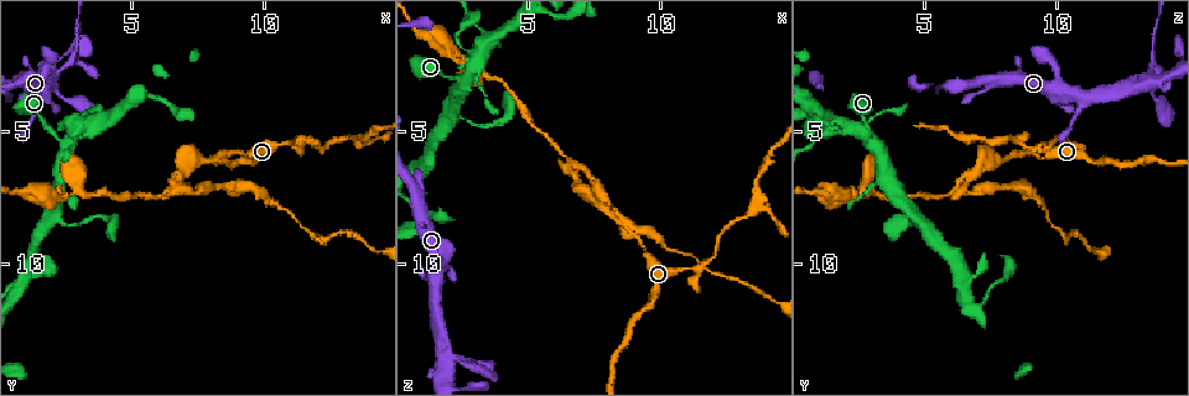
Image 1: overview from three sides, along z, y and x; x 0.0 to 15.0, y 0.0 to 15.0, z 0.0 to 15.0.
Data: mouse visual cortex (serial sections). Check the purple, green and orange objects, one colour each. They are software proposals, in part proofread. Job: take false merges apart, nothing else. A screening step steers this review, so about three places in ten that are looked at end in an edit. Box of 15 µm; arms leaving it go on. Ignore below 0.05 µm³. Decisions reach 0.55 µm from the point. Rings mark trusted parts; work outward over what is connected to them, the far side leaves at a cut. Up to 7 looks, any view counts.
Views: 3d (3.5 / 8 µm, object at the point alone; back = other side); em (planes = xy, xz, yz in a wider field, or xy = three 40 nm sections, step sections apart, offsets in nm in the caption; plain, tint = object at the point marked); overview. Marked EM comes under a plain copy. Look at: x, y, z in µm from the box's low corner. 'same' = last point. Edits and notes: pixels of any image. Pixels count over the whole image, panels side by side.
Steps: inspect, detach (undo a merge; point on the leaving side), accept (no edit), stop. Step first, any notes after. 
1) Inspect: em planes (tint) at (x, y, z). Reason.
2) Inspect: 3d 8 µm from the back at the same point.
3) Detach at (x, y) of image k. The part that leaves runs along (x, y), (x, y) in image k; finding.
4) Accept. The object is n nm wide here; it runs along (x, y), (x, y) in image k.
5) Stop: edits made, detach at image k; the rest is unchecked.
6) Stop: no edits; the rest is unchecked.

Inspect: 3d 8 µm at (11.2, 5.4, 10.2). Sharp bend.

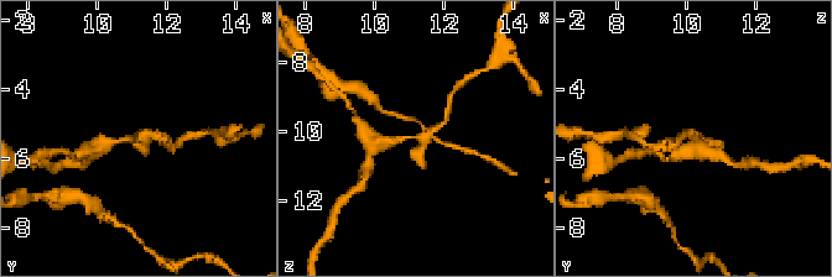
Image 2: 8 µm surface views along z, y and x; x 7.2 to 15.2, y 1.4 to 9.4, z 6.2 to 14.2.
Inspect: em xy step 5 (tint) at (11.3, 5.3, 10.2). Now the EM.

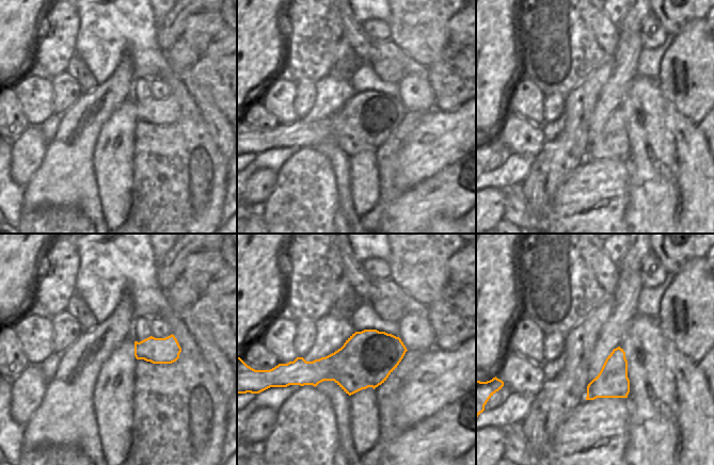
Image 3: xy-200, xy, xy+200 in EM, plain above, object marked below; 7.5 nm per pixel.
Accept. The object is 420 nm wide here; it runs along (381, 140), (422, 137), (445, 121) in image 2; all the same cell.

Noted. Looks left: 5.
Inspect: 3d 3.5 µm at (6.8, 6.5, 6.8). Four-way junction.

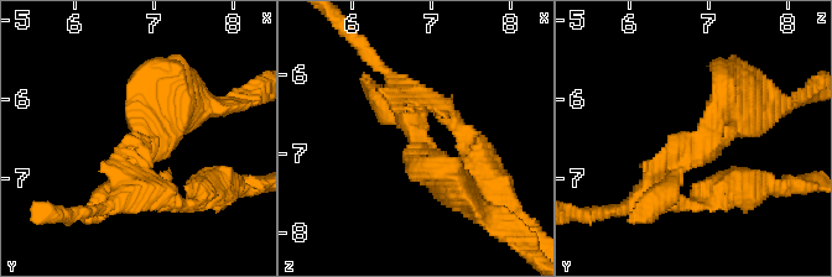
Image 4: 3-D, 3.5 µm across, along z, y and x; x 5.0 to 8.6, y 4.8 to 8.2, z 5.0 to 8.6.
Inspect: em xy step 5 (tint) at (6.90, 6.55, 6.90).

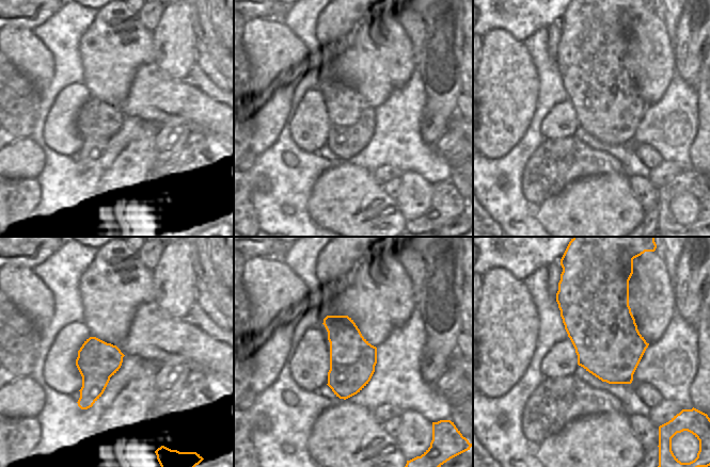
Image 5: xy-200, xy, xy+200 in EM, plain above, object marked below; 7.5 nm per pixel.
Detach at (159, 198) of image 4. The part that leaves runs along (415, 111), (415, 95), (354, 38) in image 4; a second cell is stuck on.

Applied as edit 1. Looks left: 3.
Inspect: 3d 3.5 µm from the back at (2.8, 5.0, 2.1). Thick turns thin.

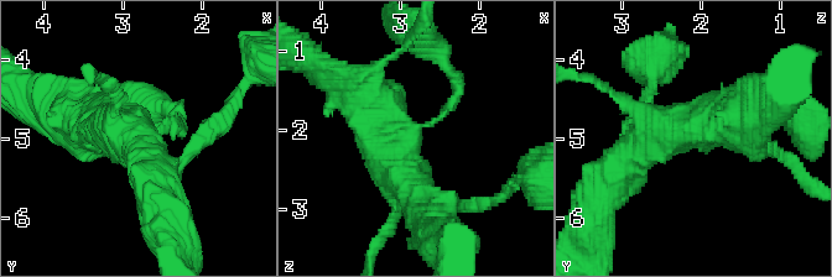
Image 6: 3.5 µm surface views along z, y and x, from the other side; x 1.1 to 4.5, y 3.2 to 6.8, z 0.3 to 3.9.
Inspect: em xy step 1 (tint) at the same point. 4 arms meet here; the arms are 150, 150, 450, 600 nm wide.

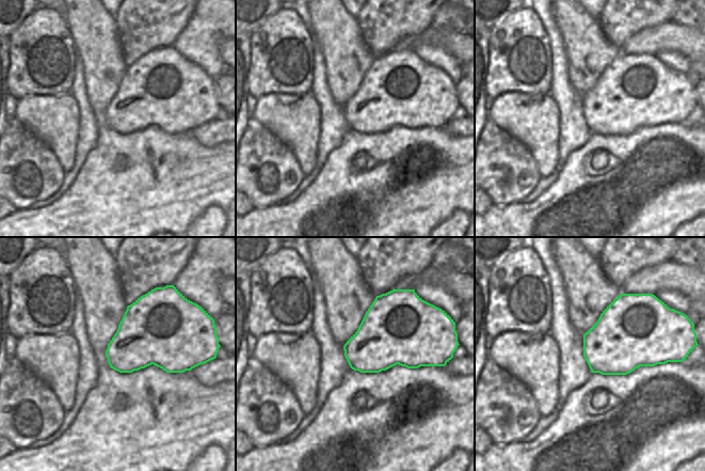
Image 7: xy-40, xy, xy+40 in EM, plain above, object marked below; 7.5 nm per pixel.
Inspect: em xy step 2 (tint) at the same point. Cut it another way.

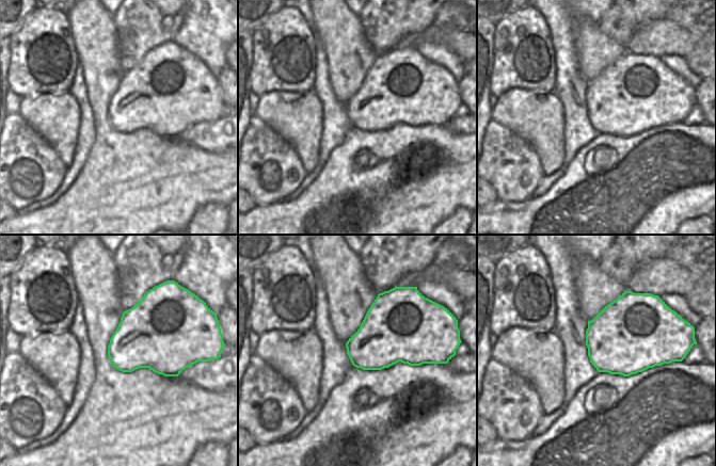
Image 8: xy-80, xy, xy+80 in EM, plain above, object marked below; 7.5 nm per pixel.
Accept. It runs along (441, 210), (343, 88) in image 6; continuous, no second cell.

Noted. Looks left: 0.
Stop: edits made, detach at image 4; the rest is unchecked.

